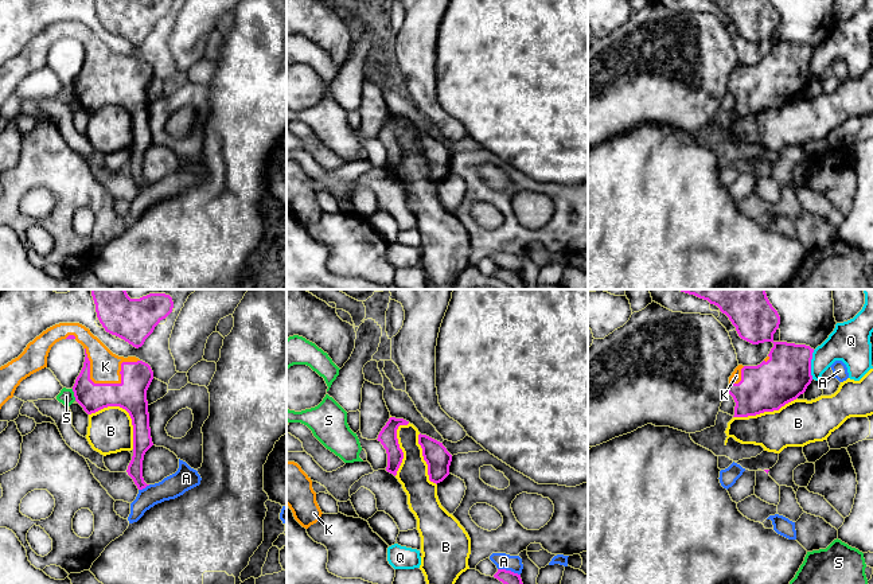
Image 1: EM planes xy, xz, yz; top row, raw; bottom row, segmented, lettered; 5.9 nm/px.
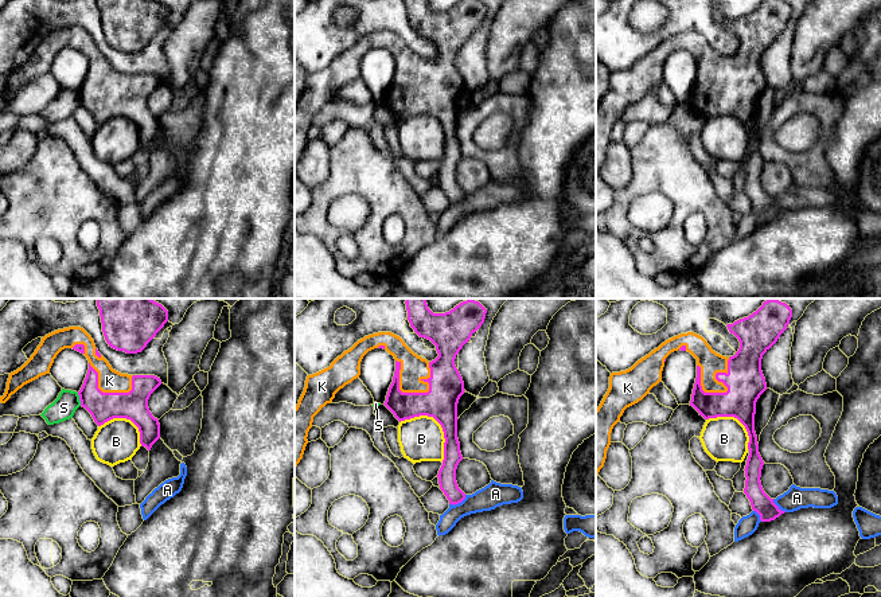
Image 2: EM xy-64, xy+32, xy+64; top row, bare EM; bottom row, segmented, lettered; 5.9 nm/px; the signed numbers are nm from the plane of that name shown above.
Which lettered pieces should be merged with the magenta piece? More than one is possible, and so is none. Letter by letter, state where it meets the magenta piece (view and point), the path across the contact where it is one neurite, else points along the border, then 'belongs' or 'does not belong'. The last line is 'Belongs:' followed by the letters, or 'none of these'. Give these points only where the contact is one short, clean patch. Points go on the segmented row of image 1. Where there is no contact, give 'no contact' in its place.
A: xy (144, 487) | does not belong
B: xy (127, 411) | does not belong
K: xy (108, 384) | belongs
Q: yz (810, 365) | along yz (814, 350), (811, 378) | does not belong
S: xy (74, 394) | along xy (71, 389), (76, 400) | does not belong
Belongs: K

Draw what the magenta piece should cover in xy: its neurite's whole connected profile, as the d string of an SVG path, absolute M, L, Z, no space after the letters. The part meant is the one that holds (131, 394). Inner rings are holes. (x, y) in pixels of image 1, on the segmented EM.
M59 323L36 336L27 344L24 351L7 365L0 367L0 409L13 397L16 388L31 374L47 367L47 357L51 347L62 339L75 339L85 349L85 362L73 386L75 401L87 414L96 413L108 406L125 409L133 425L133 456L128 466L128 475L133 479L139 490L147 484L143 478L143 460L145 452L153 445L149 428L149 413L147 390L153 379L151 366L136 357L118 357L113 354L89 328L79 323Z

